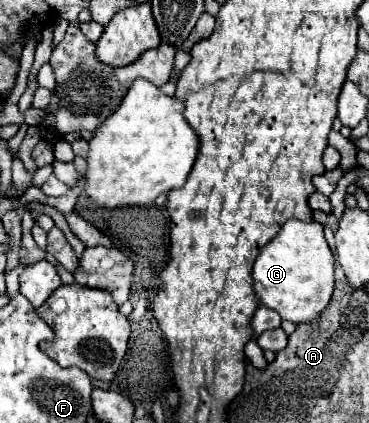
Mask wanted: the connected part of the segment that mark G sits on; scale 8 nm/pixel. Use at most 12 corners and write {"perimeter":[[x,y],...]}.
{"perimeter":[[288,219],[254,263],[254,295],[292,323],[330,303],[320,223]]}

